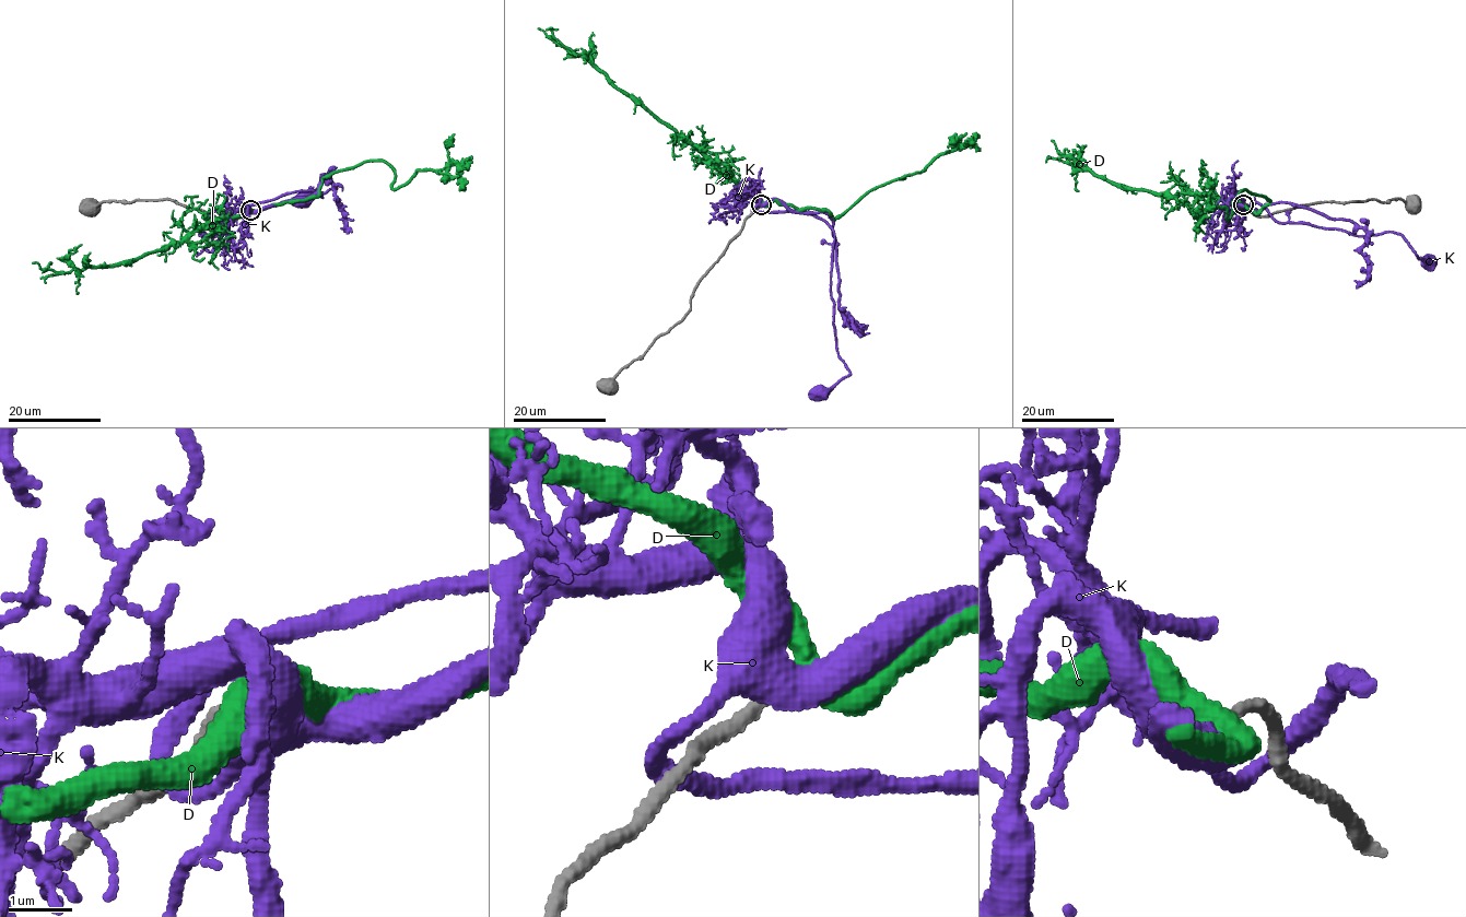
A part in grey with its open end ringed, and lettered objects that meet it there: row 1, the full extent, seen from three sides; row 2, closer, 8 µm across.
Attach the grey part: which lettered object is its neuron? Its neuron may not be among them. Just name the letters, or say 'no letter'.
D

